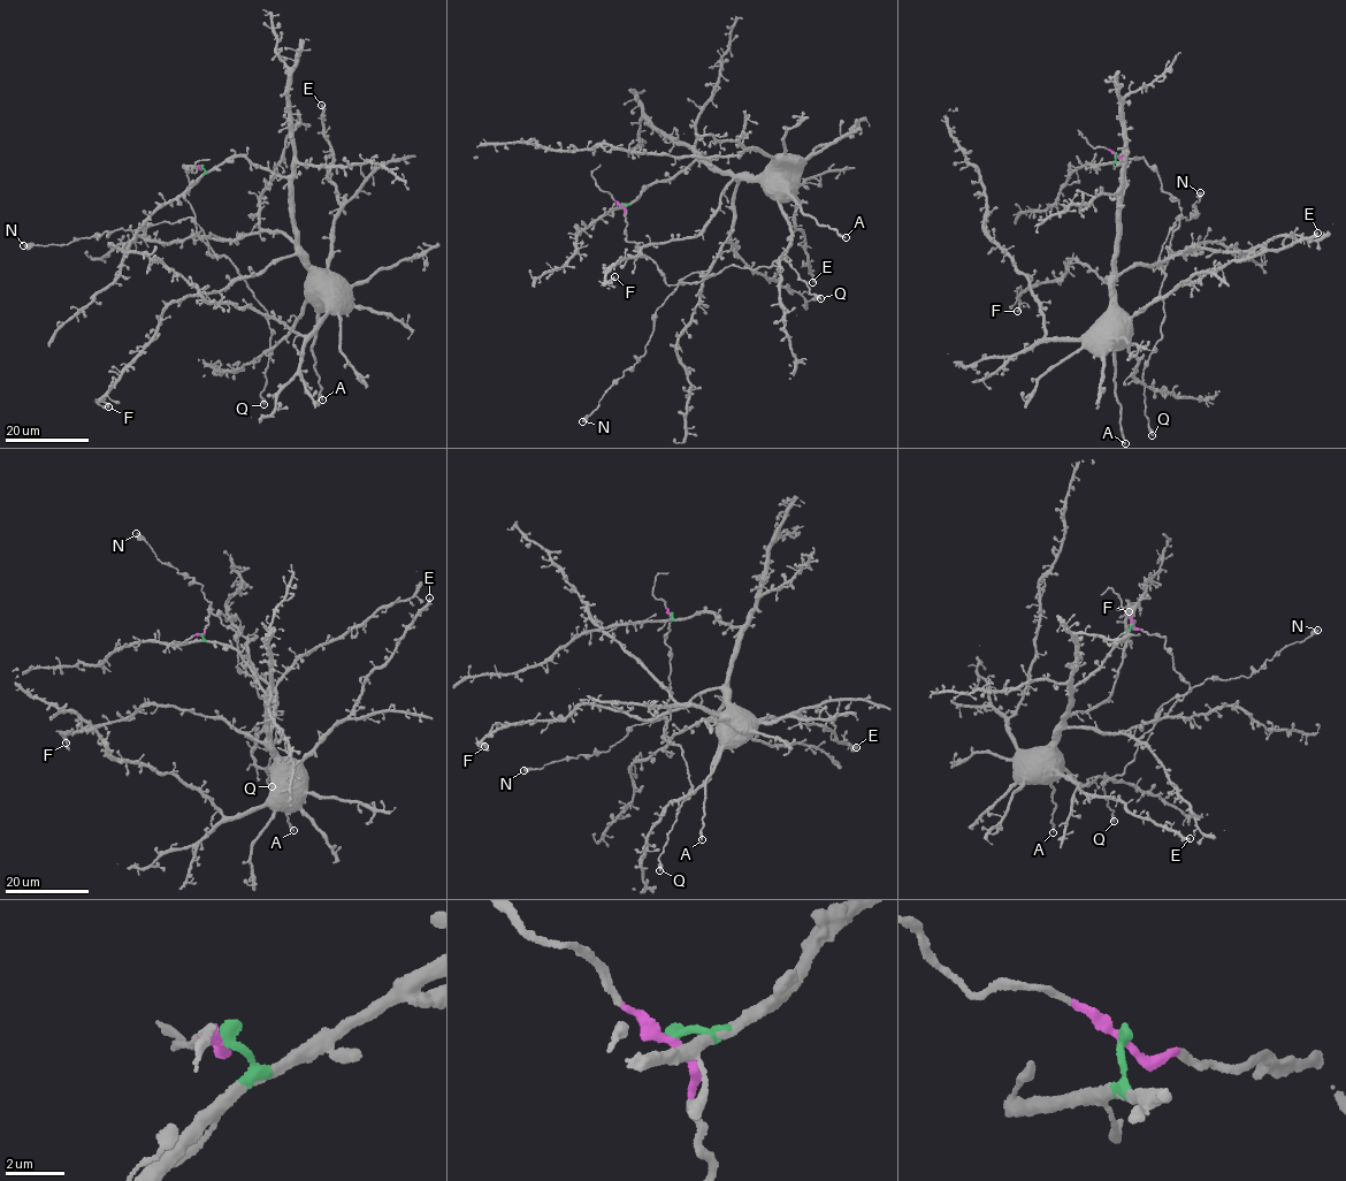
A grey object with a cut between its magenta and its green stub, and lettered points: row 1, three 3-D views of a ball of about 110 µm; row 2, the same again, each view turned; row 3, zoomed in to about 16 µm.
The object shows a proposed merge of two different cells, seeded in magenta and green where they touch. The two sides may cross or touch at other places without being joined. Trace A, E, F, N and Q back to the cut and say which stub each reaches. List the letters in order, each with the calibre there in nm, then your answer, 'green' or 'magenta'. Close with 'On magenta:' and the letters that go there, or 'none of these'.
A: calibre 320 nm; green
E: calibre 440 nm; green
F: calibre 400 nm; green
N: calibre 320 nm; magenta
Q: calibre 400 nm; magenta
On magenta: N, Q

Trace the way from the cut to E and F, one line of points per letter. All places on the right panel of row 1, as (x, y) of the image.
E: (1116, 154), (1116, 161), (1126, 166), (1114, 289), (1118, 306), (1130, 317), (1207, 272), (1318, 231)
F: (1116, 154), (1126, 166), (1125, 187), (1110, 281), (1073, 259), (1065, 274), (1024, 291), (1017, 311)

